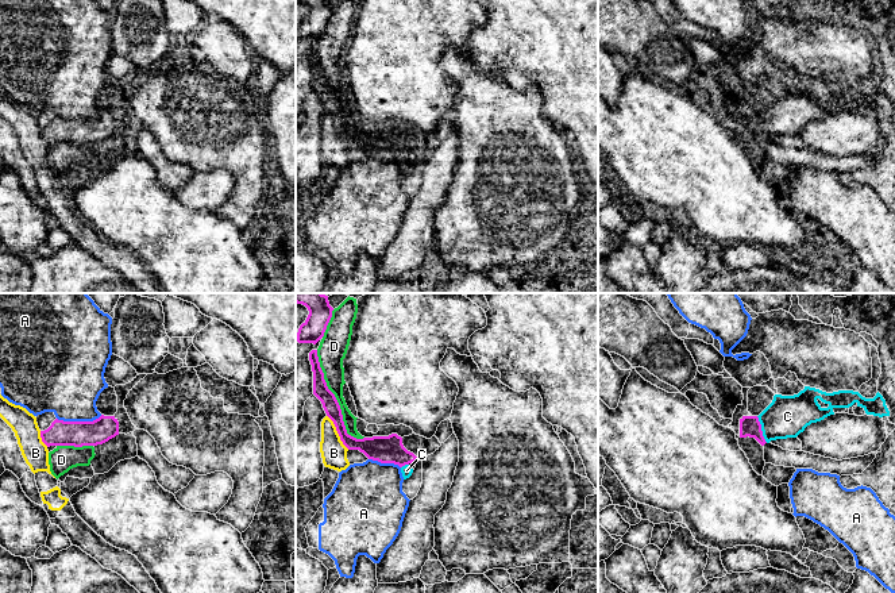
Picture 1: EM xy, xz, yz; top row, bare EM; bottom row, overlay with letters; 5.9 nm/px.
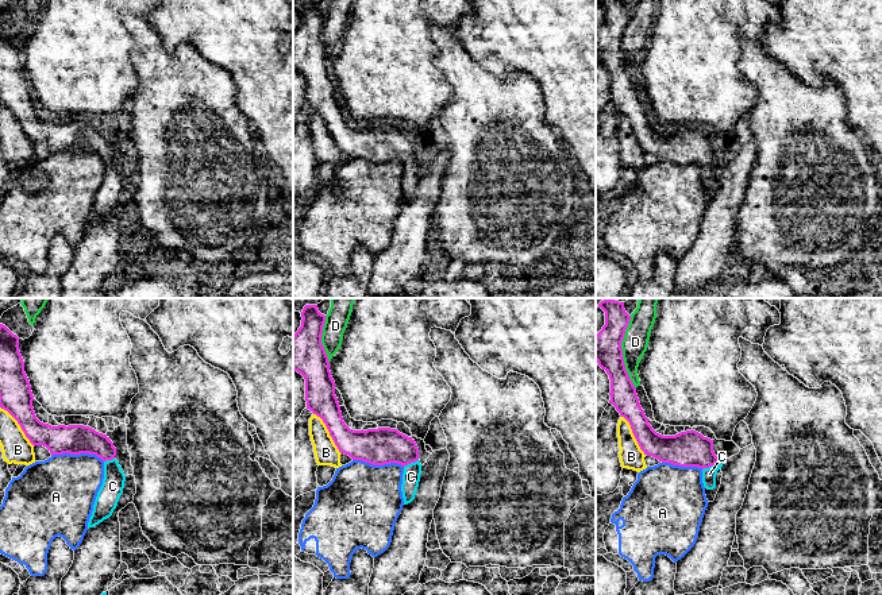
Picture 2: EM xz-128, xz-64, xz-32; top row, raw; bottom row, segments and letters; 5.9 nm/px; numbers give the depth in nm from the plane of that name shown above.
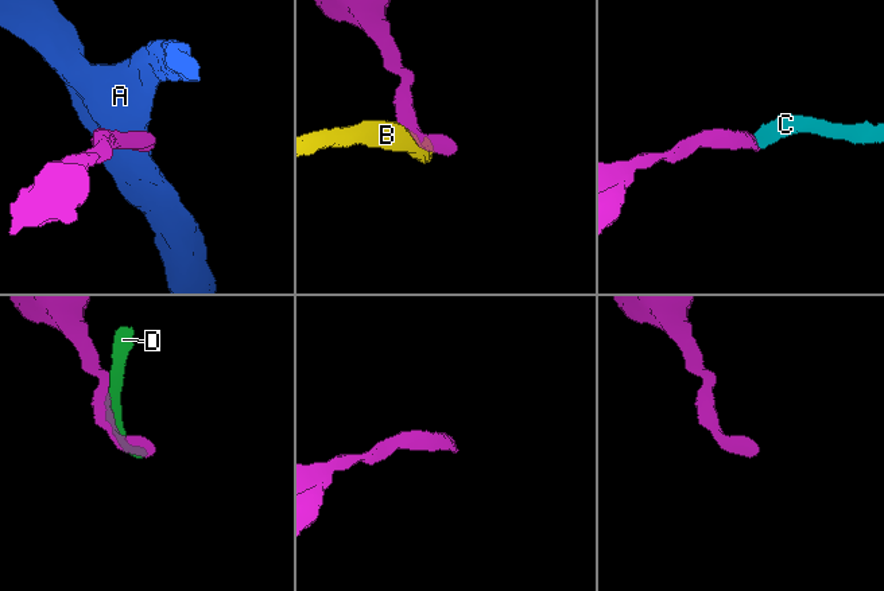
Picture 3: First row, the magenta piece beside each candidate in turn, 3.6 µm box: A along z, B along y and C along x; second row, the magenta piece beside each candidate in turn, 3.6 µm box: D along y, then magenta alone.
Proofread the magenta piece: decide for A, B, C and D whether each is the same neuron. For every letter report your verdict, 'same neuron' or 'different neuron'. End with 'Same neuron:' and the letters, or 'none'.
A: different neuron
B: different neuron
C: same neuron
D: different neuron
Same neuron: C

